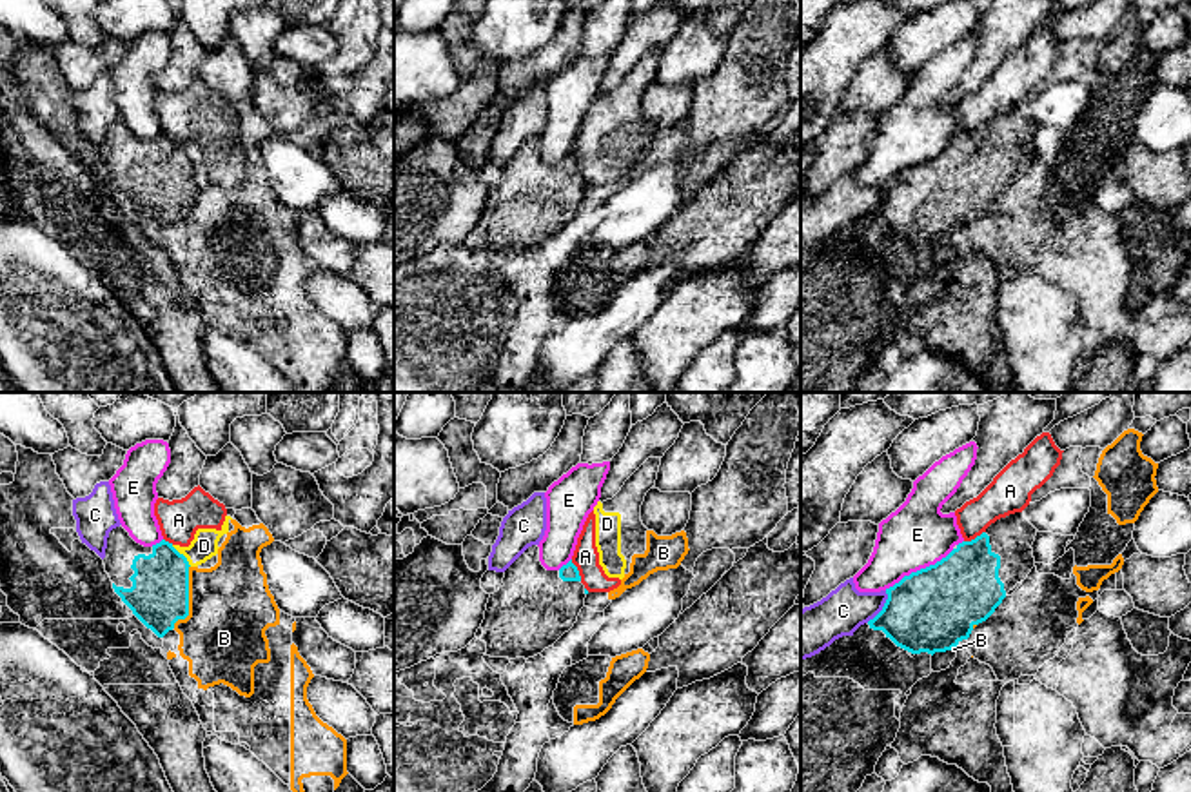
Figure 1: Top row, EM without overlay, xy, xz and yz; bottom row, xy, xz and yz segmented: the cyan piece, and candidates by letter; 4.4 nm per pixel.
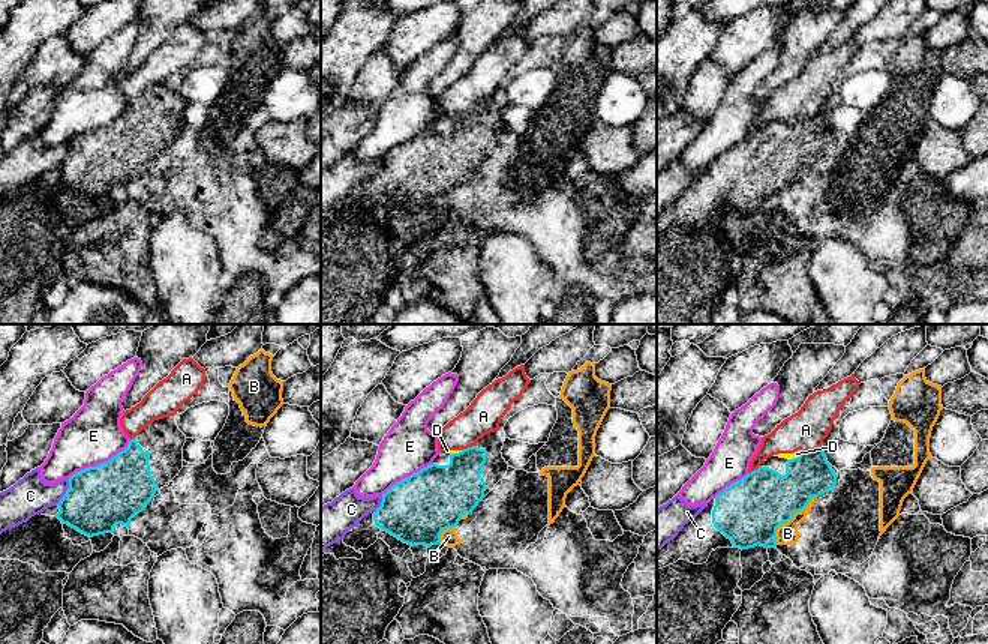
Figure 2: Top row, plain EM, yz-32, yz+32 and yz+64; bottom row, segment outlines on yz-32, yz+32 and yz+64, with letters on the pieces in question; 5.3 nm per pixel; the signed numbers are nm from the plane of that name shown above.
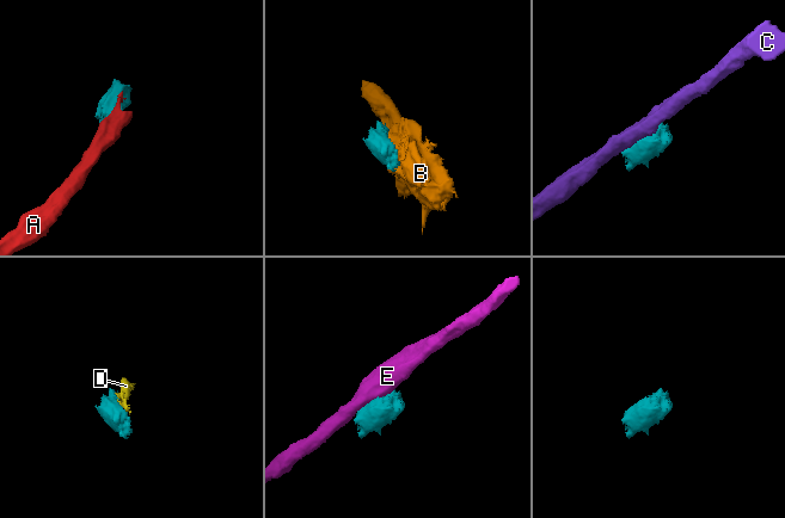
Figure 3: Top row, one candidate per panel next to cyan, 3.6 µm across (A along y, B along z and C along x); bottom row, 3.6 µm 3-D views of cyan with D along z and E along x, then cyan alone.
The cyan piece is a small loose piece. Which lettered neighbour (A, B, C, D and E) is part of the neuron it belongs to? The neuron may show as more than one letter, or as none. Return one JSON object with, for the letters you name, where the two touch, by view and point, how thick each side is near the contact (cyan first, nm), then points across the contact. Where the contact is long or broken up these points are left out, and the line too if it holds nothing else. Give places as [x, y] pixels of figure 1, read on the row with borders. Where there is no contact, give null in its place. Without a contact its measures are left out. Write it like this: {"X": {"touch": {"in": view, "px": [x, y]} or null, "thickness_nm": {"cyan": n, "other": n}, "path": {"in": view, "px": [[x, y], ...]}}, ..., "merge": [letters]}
{"merge": []}

